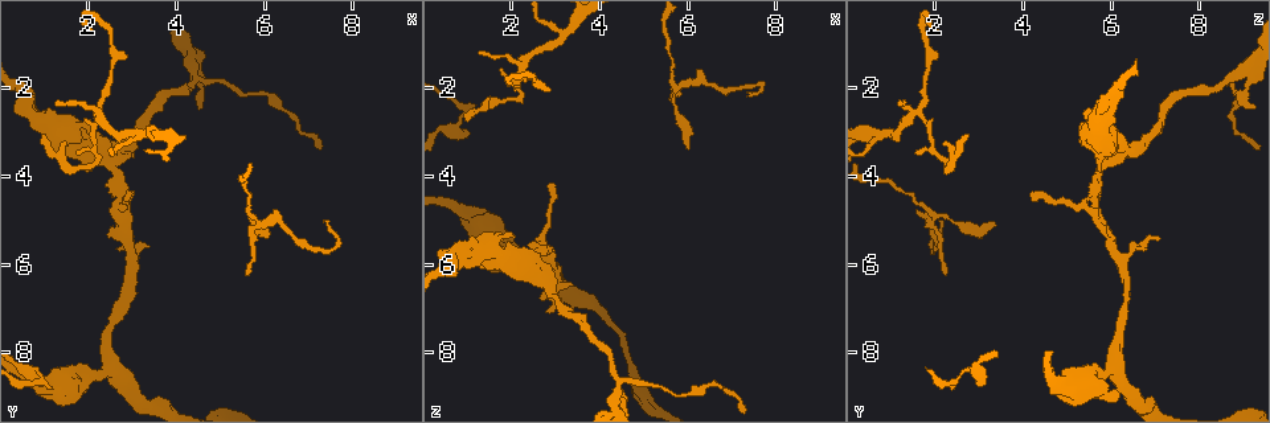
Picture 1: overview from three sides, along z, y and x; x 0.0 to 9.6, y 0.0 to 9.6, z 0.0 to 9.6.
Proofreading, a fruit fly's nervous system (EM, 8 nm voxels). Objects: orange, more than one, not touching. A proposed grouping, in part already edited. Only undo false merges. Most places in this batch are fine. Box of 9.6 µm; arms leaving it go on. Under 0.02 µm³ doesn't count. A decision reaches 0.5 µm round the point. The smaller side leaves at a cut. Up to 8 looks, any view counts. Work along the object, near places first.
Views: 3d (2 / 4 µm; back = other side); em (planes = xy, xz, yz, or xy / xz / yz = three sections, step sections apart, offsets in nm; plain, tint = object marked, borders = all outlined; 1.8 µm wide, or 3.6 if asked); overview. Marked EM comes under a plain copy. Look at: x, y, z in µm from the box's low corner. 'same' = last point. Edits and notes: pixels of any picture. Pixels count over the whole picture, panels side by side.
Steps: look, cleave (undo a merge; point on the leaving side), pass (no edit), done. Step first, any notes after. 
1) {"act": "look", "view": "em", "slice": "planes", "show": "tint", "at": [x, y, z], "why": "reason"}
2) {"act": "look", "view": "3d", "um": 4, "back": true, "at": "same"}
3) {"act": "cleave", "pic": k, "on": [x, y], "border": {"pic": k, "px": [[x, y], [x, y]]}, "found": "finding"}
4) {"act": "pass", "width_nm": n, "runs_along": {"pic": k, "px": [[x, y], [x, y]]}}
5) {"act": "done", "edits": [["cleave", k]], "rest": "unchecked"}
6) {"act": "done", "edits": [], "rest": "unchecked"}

{"act": "look", "view": "3d", "um": 4, "at": [4.40, 1.80, 8.60], "why": "four arms meet"}

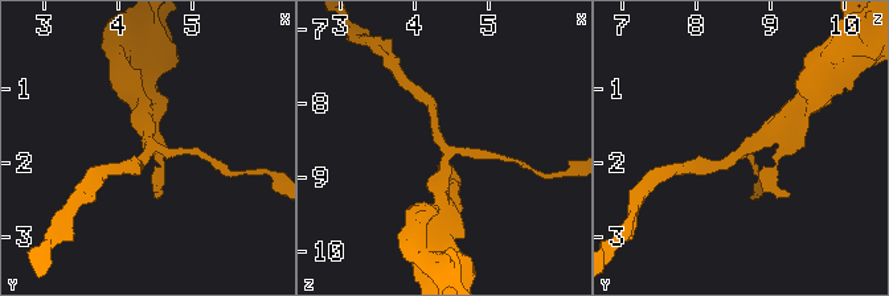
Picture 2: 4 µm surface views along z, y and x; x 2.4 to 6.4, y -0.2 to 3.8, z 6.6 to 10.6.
{"act": "look", "view": "em", "um": 3.6, "slice": "xz", "step": 16, "show": "tint", "at": [4.45, 1.85, 8.60], "arms": 4, "why": "need the tissue"}

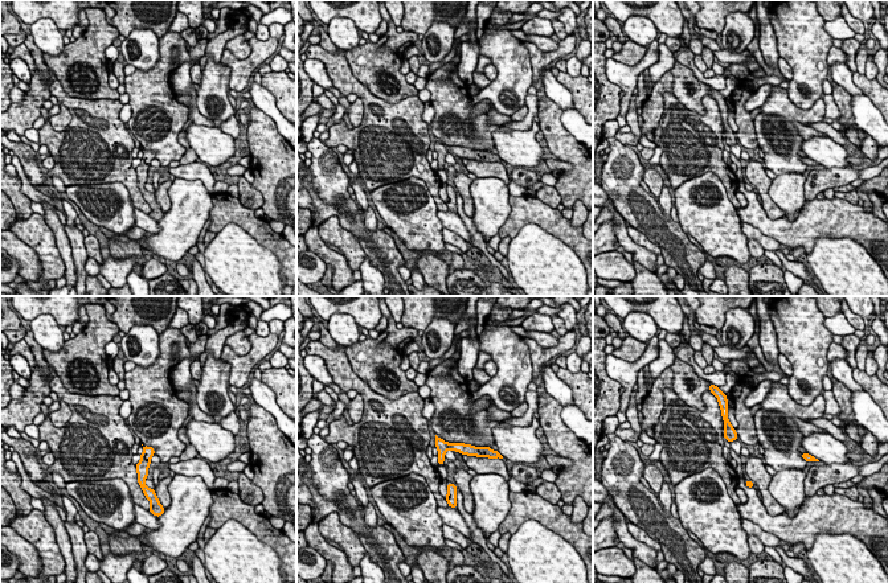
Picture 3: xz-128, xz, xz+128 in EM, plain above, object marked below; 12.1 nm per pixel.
{"act": "look", "view": "em", "um": 3.6, "slice": "planes", "show": "borders", "at": "same", "why": "another direction"}

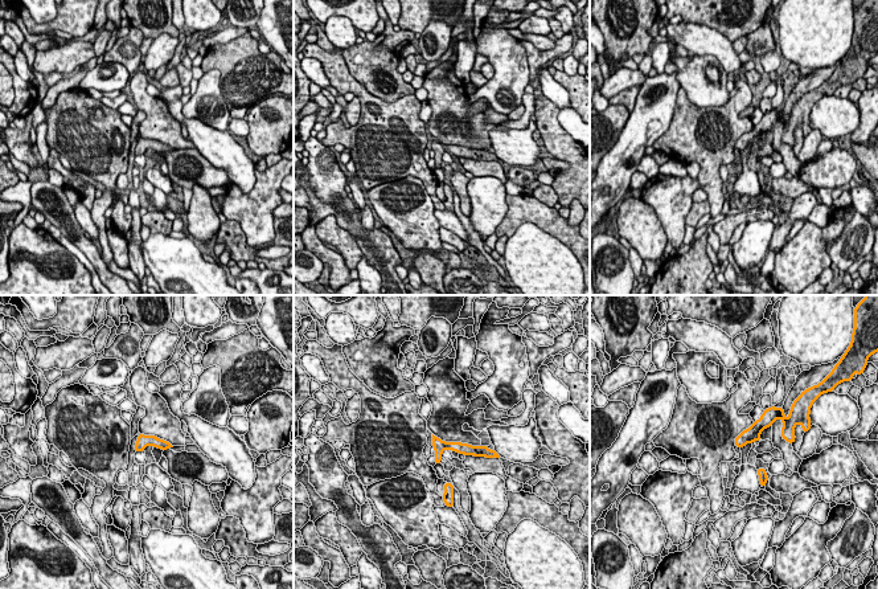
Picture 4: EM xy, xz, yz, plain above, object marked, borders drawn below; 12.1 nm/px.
{"act": "pass", "found": "continuous, no second neuron"}

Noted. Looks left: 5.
{"act": "look", "view": "em", "slice": "xz", "step": 4, "show": "tint", "at": [2.55, 3.55, 5.95], "why": "branch point"}

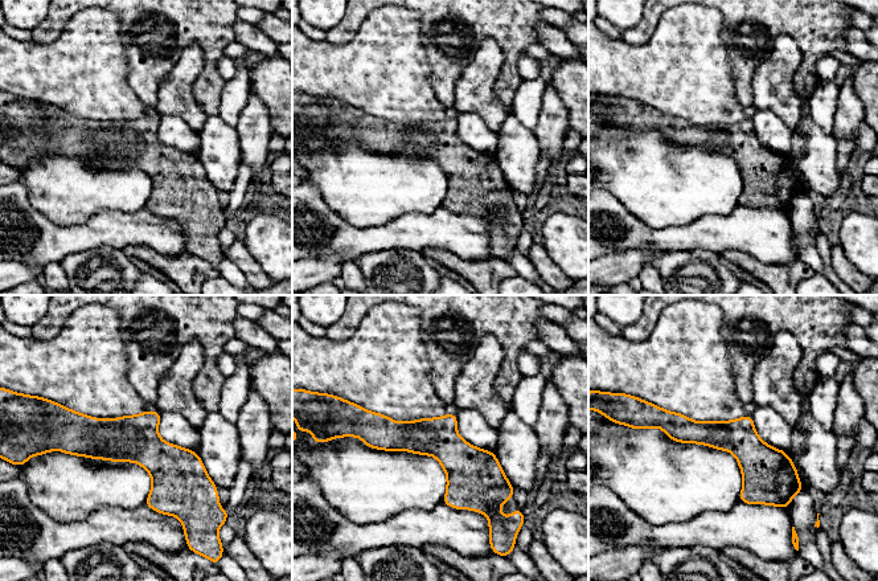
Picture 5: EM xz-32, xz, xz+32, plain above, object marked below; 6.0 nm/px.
{"act": "pass", "runs_along": {"pic": 5, "px": [[362, 429], [438, 437], [507, 486]]}, "found": "all the same neuron"}

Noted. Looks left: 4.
{"act": "look", "view": "em", "slice": "planes", "show": "tint", "at": [2.20, 2.50, 1.60], "why": "three arms meet"}

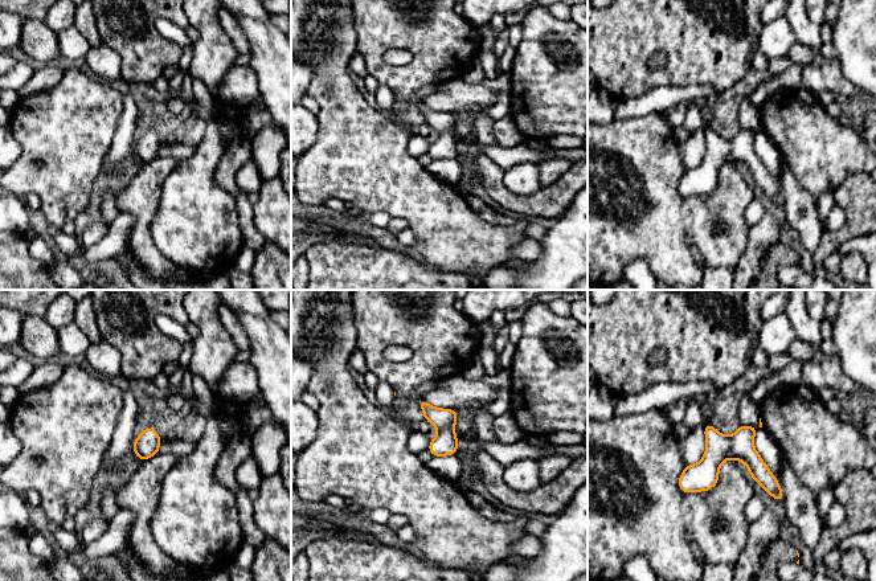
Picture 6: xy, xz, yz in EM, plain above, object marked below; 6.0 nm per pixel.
{"act": "pass", "runs_along": {"pic": 6, "px": [[707, 428], [737, 447], [780, 496]]}, "found": "continuous, no second neuron"}

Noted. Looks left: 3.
{"act": "done", "edits": [], "rest": "unchecked"}

